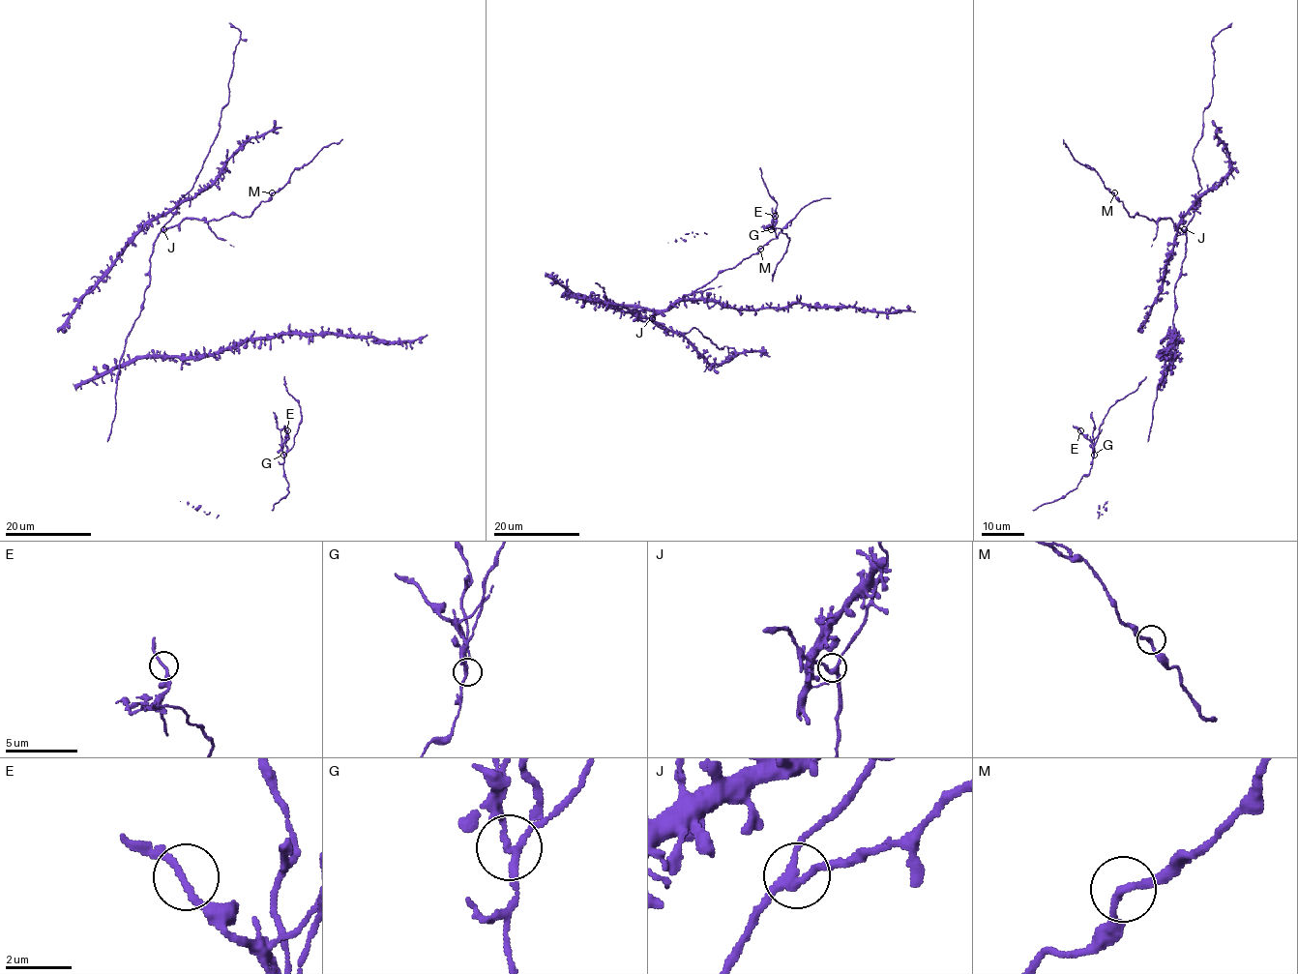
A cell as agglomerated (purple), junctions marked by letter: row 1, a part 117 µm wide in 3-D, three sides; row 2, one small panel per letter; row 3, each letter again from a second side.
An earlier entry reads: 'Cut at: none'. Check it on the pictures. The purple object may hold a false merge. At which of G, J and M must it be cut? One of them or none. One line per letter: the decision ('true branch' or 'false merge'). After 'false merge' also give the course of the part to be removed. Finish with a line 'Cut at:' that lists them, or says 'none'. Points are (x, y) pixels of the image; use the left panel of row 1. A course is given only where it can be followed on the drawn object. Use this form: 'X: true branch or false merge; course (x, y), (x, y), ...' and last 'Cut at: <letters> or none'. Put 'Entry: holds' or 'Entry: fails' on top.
Entry: fails
G: false merge; course (283, 455), (280, 430), (273, 412)
J: true branch
M: true branch
Cut at: G

